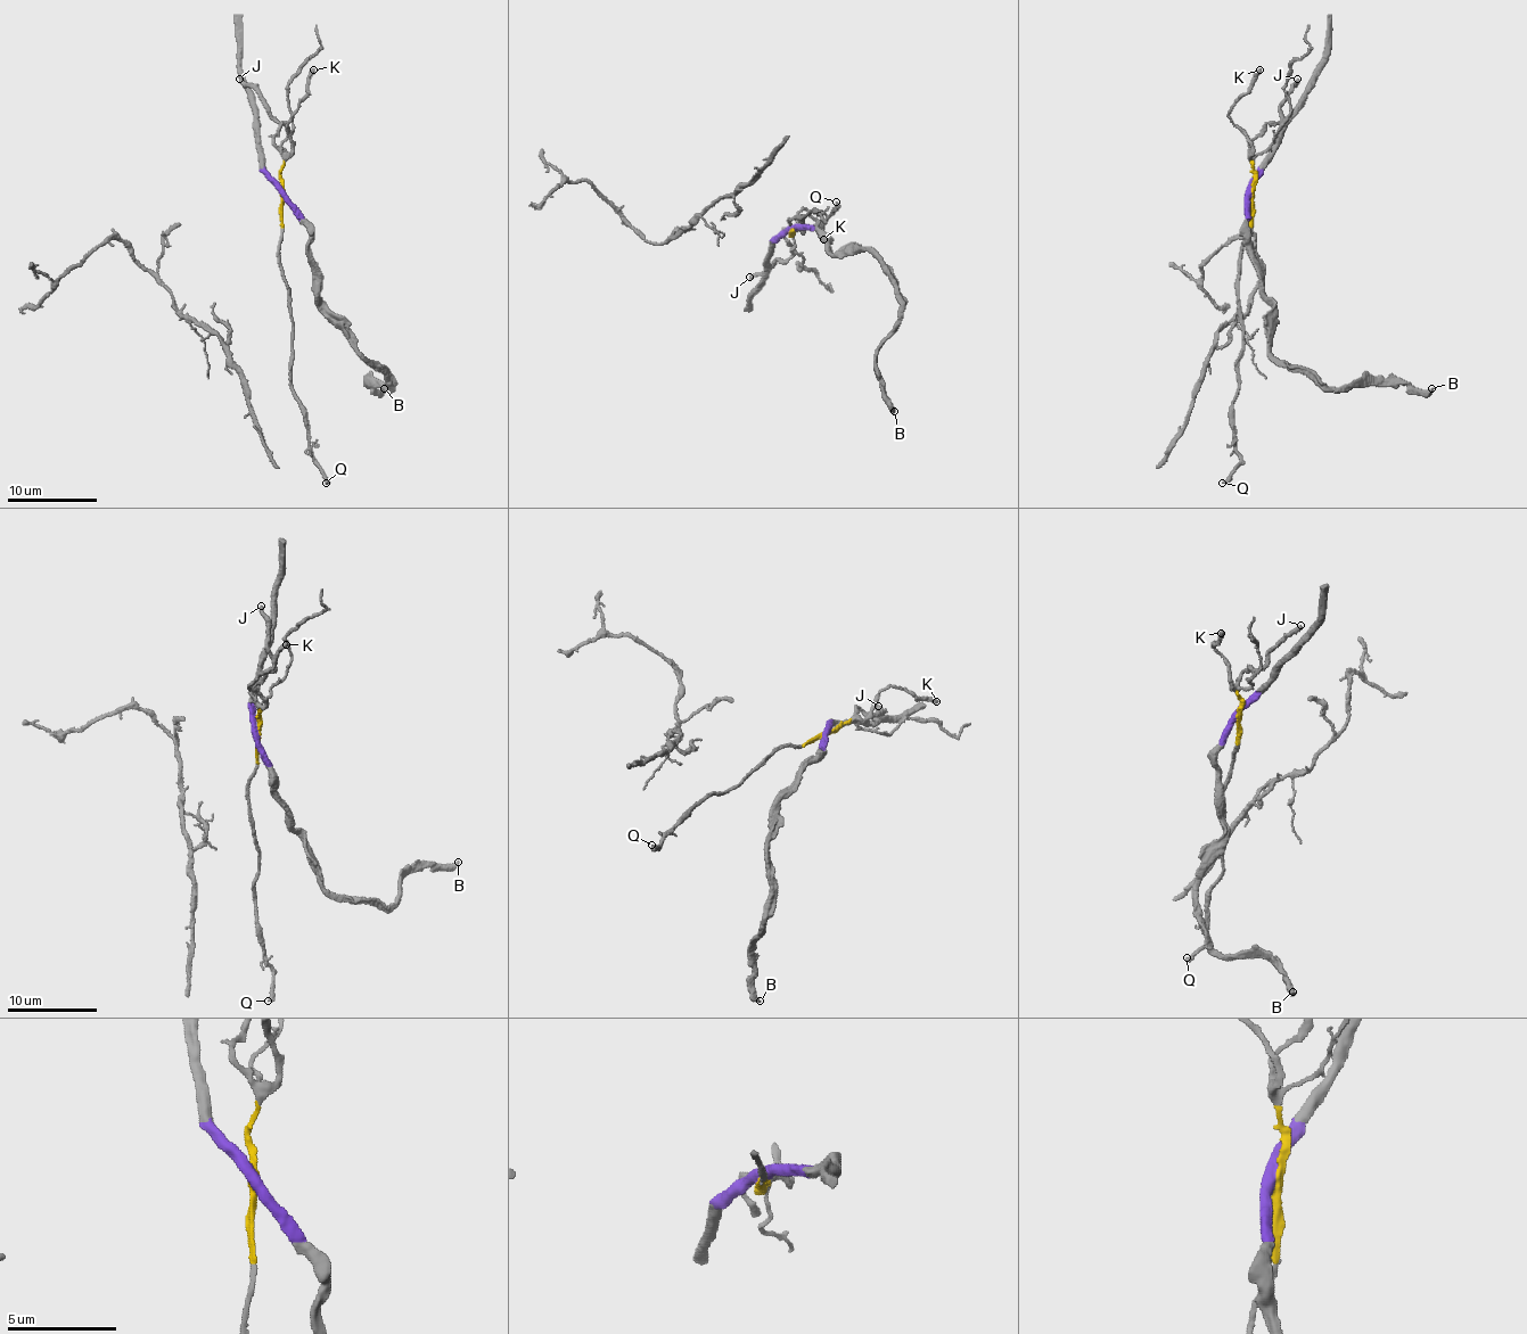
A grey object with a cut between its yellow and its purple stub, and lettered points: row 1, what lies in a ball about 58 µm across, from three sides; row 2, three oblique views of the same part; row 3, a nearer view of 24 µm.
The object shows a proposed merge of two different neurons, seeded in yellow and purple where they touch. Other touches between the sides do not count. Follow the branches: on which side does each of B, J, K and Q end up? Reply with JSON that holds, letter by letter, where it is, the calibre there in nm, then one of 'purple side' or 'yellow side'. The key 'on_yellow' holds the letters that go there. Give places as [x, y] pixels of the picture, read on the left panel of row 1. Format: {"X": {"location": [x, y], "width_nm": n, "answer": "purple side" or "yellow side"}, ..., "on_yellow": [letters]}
{"B": {"location": [384, 388], "width_nm": 360, "answer": "purple side"}, "J": {"location": [239, 79], "width_nm": 280, "answer": "yellow side"}, "K": {"location": [313, 70], "width_nm": 360, "answer": "yellow side"}, "Q": {"location": [326, 483], "width_nm": 300, "answer": "yellow side"}, "on_yellow": ["J", "K", "Q"]}

